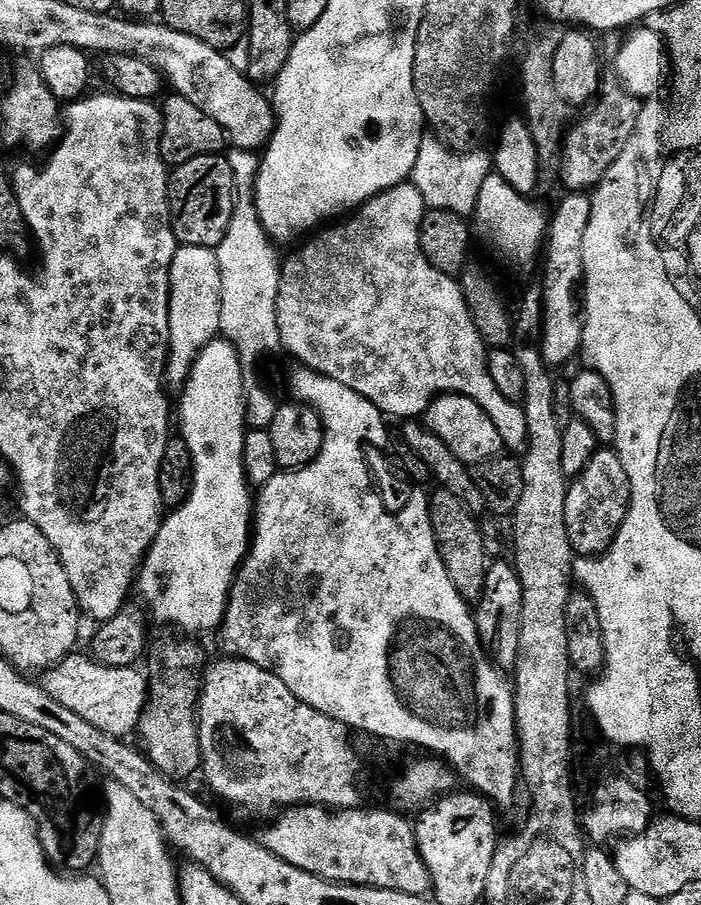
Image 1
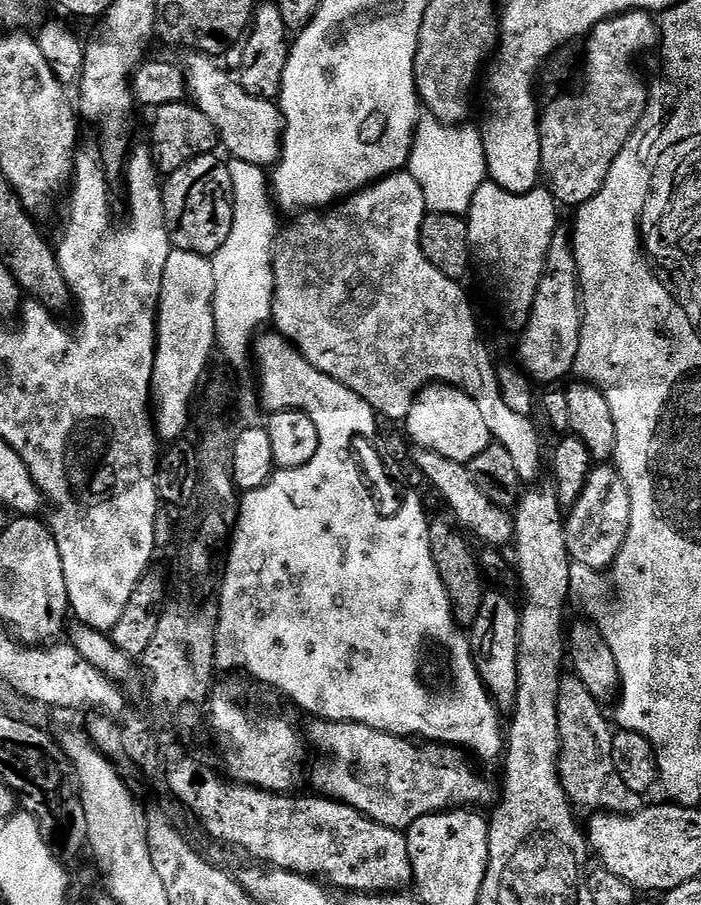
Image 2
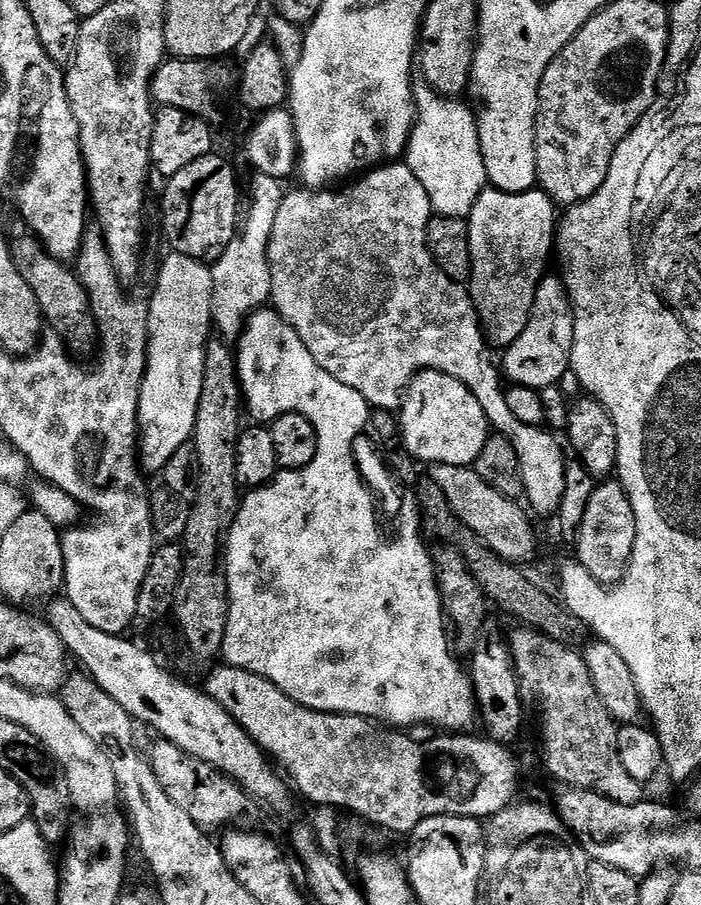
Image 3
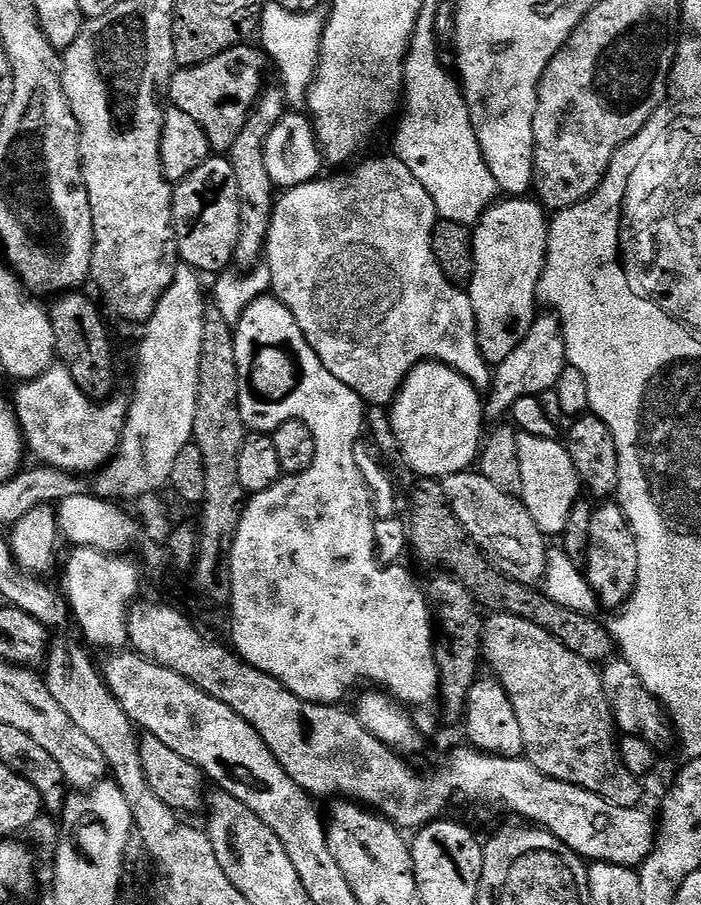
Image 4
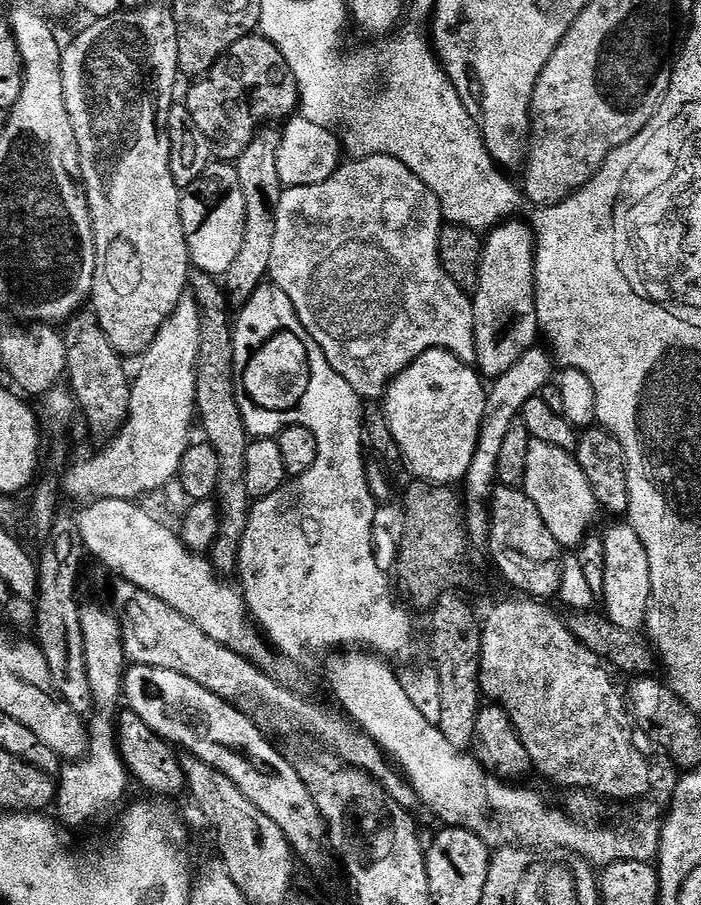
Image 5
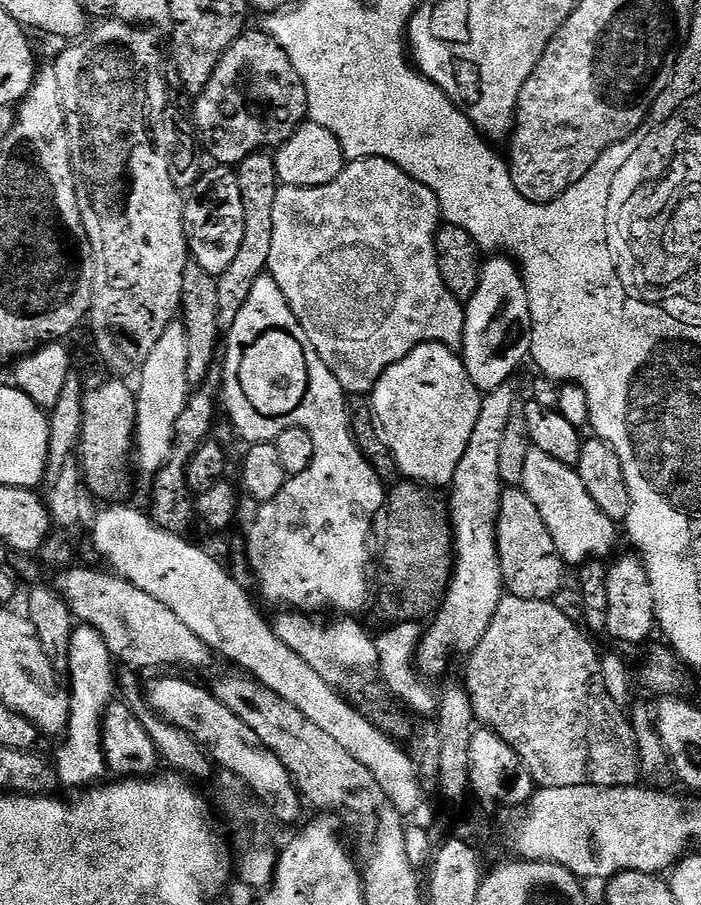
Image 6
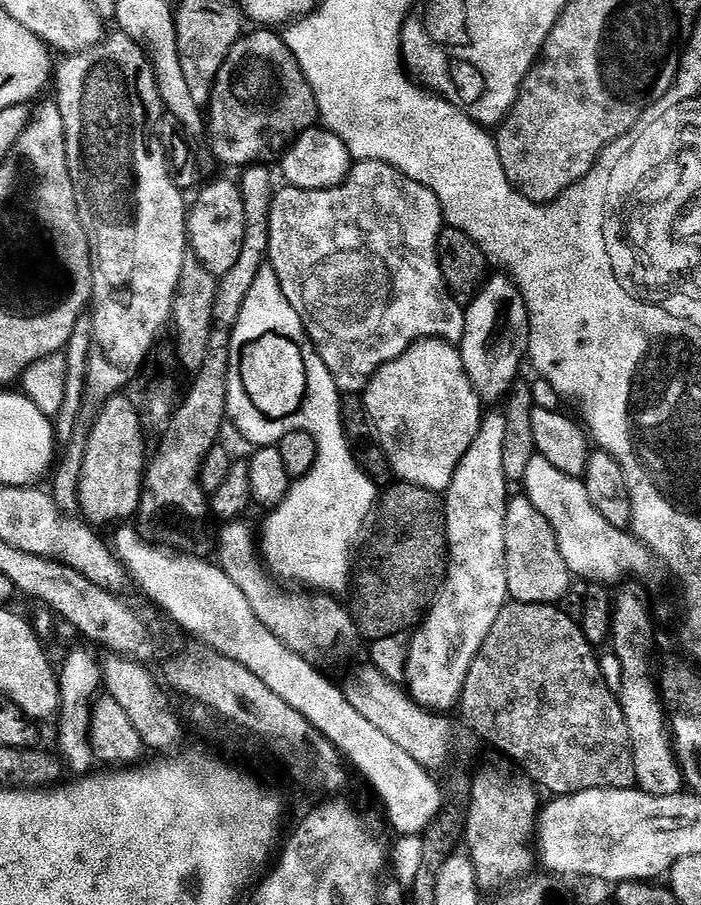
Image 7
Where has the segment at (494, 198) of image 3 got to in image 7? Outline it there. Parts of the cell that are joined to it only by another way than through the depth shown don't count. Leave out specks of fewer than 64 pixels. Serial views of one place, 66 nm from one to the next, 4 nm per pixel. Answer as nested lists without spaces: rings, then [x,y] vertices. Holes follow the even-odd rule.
[[[496,274],[485,279],[484,287],[480,289],[472,303],[467,305],[464,313],[464,337],[458,346],[460,357],[464,363],[466,374],[474,386],[474,390],[480,395],[481,401],[488,406],[496,406],[508,395],[512,385],[521,375],[520,363],[525,363],[528,351],[528,311],[516,285],[504,274]]]

